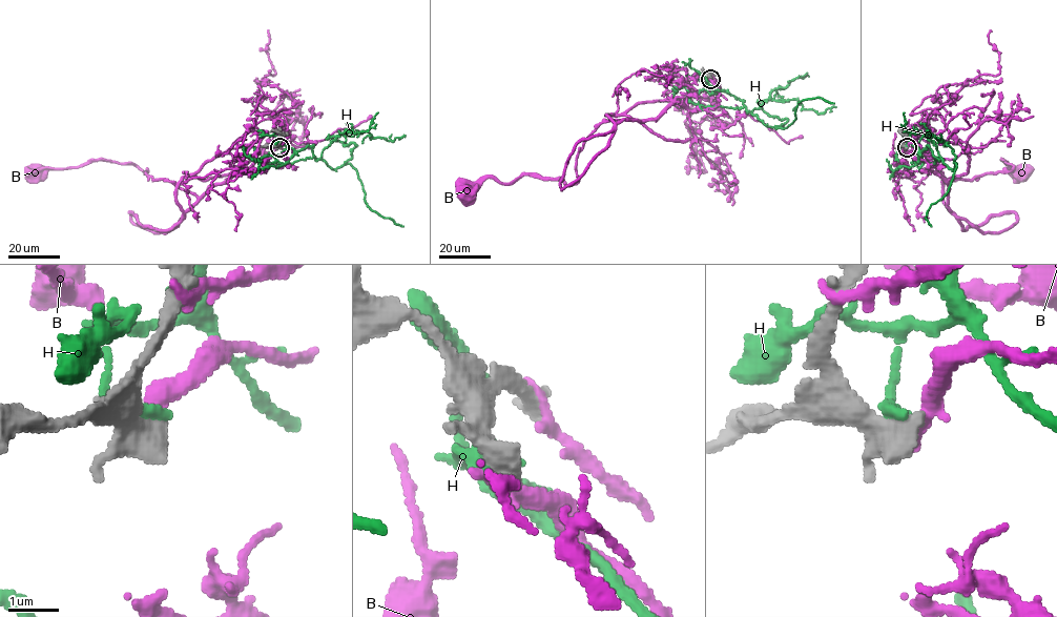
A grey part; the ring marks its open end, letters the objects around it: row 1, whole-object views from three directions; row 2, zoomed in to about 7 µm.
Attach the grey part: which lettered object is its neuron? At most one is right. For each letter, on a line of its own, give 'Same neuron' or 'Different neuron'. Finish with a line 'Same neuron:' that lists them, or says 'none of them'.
B: Different neuron
H: Different neuron
Same neuron: none of them

